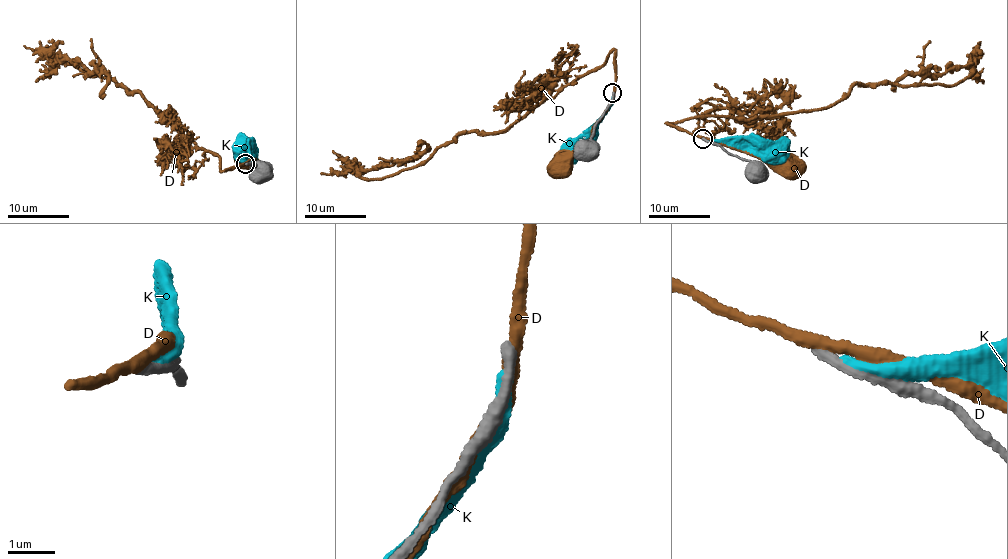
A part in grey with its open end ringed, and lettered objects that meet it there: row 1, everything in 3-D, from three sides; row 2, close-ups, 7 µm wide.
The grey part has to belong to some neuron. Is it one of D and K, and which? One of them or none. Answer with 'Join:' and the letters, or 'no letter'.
Join: no letter

